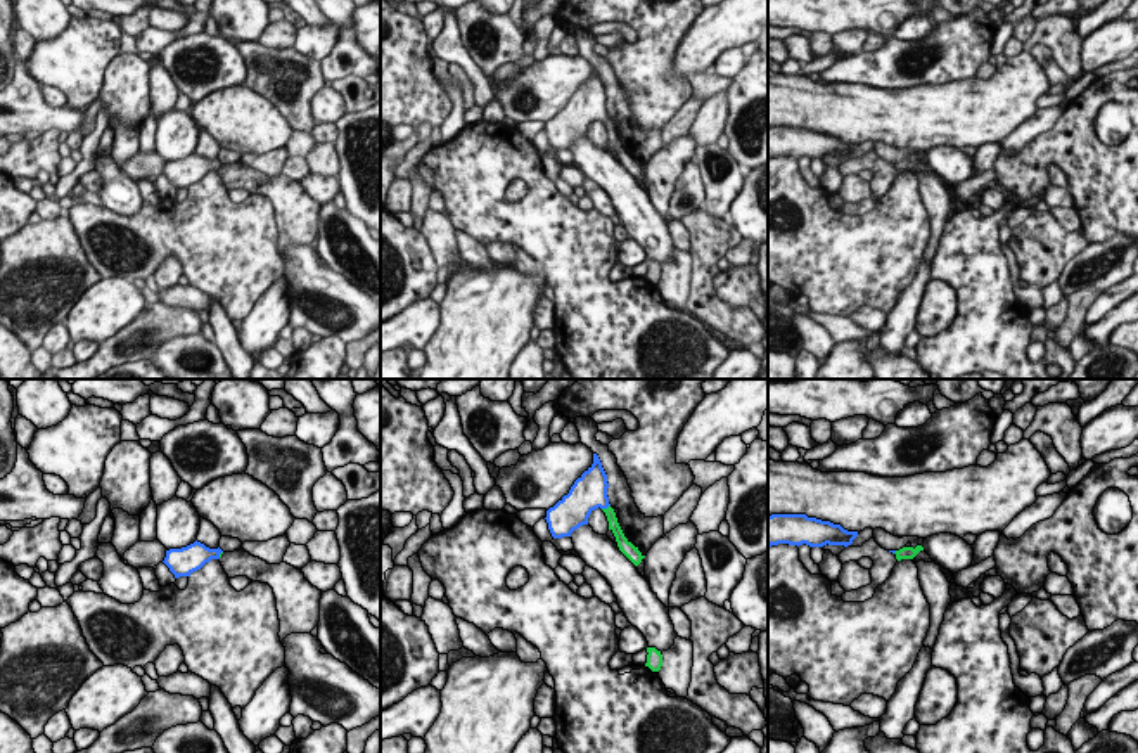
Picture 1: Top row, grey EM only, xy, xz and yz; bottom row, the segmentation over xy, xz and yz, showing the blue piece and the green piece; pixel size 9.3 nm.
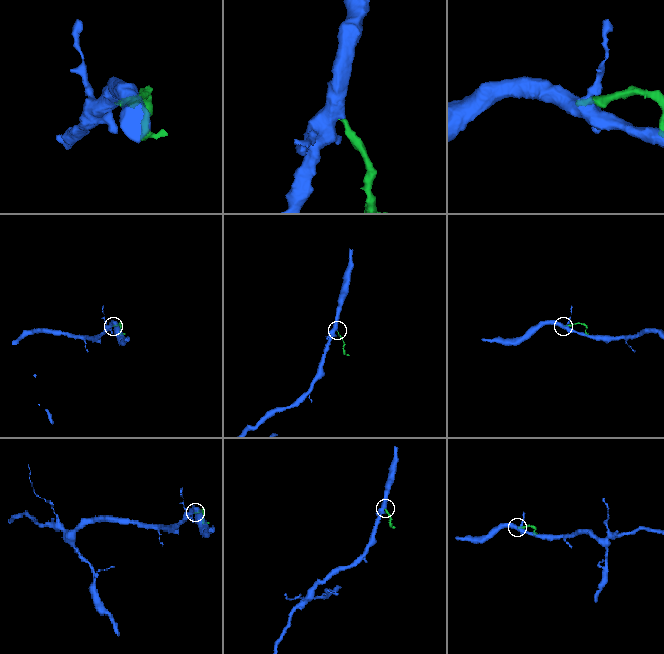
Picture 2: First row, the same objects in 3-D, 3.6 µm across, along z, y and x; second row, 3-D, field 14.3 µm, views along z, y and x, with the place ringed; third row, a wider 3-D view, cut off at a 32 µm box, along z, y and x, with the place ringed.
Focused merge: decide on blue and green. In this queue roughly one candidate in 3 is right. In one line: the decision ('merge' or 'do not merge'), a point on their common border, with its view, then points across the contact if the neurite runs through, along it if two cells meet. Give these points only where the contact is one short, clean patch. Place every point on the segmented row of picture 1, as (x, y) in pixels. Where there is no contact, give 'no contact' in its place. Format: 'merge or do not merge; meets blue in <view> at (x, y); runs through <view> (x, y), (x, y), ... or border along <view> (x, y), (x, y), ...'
merge; meets blue in xz at (606, 508); runs through xz (588, 492), (606, 508), (611, 516)

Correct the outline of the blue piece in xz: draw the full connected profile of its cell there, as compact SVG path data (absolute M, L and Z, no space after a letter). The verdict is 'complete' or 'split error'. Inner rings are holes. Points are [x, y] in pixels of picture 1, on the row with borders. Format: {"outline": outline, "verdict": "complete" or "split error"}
{"outline": "M597 454L593 464L574 481L569 493L547 511L548 530L553 538L571 537L574 530L588 525L595 509L602 509L614 533L619 550L638 566L645 557L623 533L607 497L607 474Z", "verdict": "split error"}

